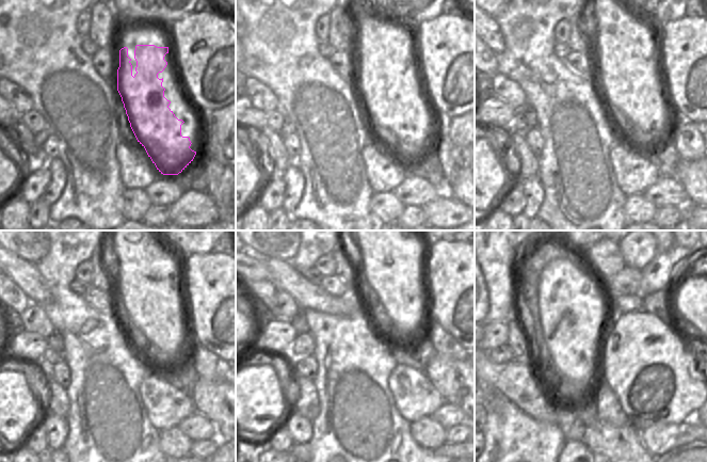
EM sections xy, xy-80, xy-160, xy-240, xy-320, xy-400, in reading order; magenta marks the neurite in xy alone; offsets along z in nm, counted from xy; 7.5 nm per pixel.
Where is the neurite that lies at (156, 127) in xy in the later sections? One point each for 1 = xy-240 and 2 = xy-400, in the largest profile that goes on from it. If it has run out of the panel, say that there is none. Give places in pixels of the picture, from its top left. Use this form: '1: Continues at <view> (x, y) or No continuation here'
1: Continues at xy-240 (159, 359)
2: Continues at xy-400 (572, 305)

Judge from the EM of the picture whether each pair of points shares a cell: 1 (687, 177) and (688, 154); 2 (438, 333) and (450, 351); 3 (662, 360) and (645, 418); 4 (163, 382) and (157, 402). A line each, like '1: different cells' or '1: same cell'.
1: different cells
2: same cell
3: same cell
4: different cells

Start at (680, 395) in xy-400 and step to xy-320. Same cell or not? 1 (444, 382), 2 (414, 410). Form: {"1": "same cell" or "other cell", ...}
{"1": "other cell", "2": "other cell"}

